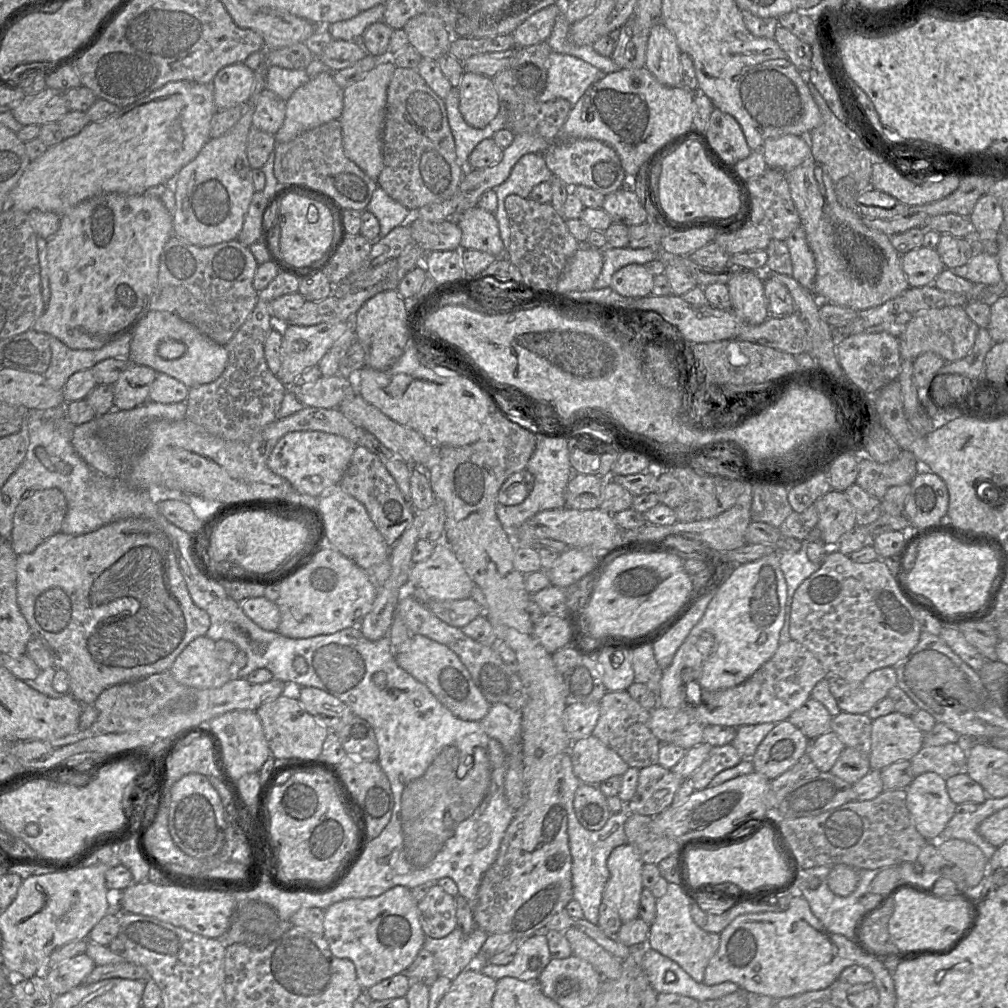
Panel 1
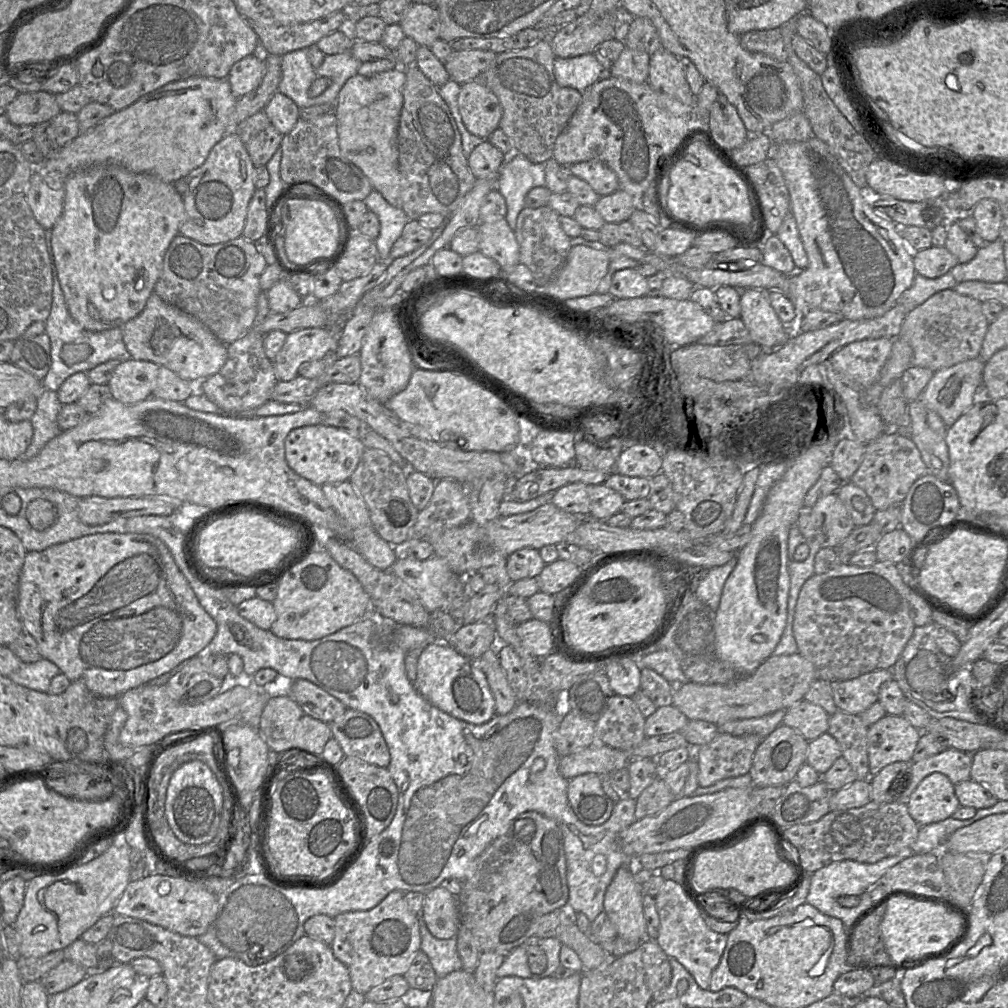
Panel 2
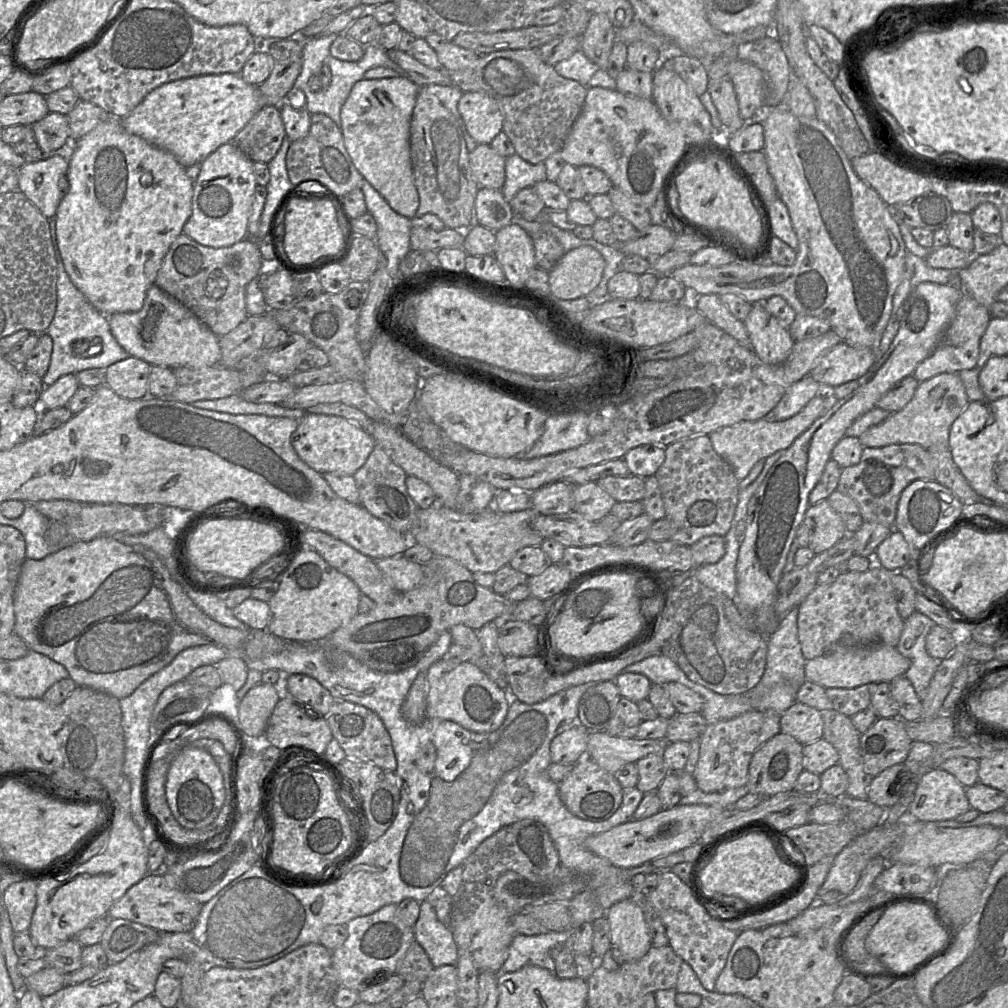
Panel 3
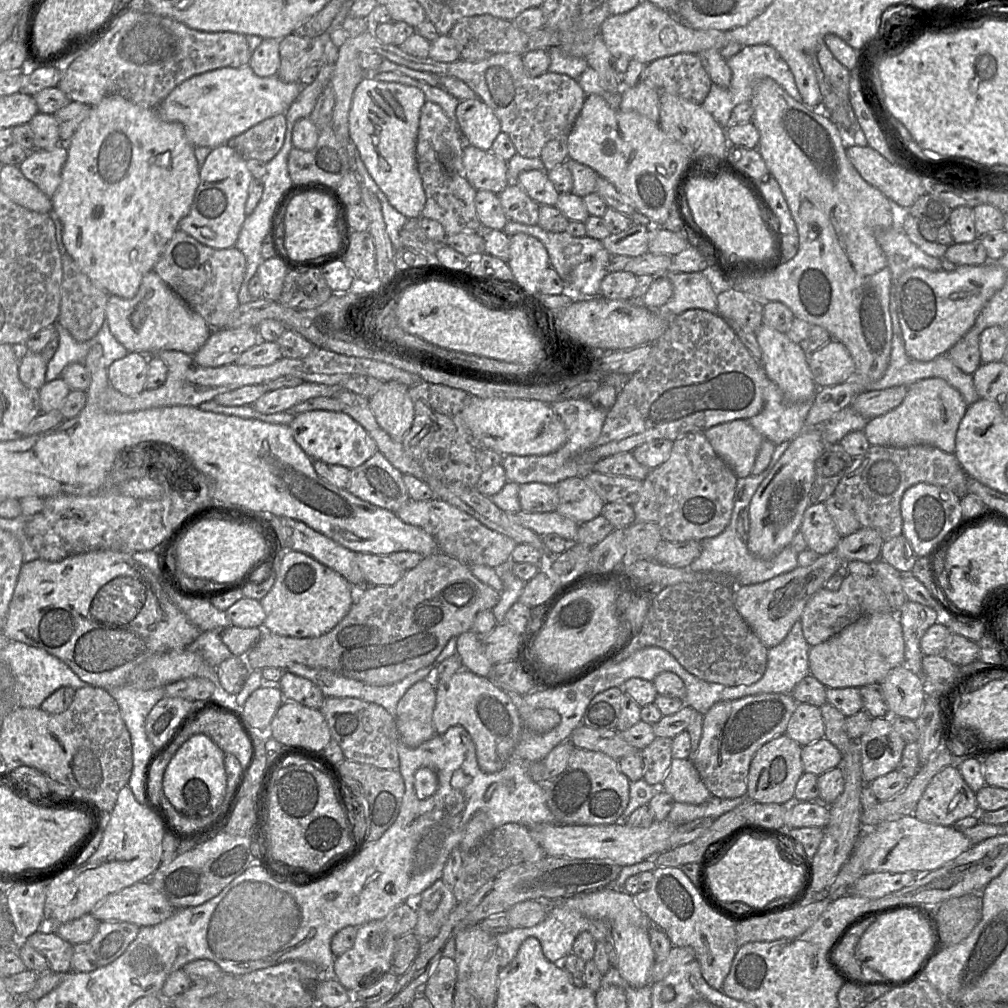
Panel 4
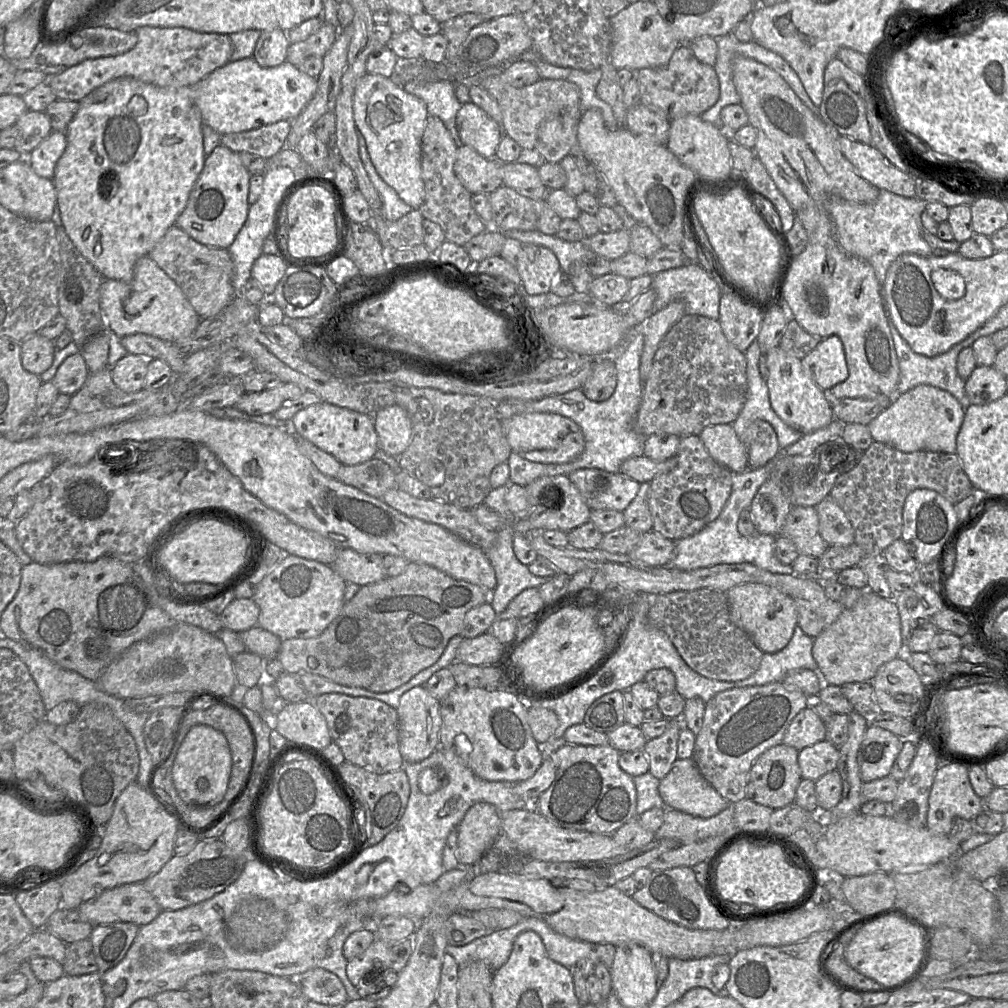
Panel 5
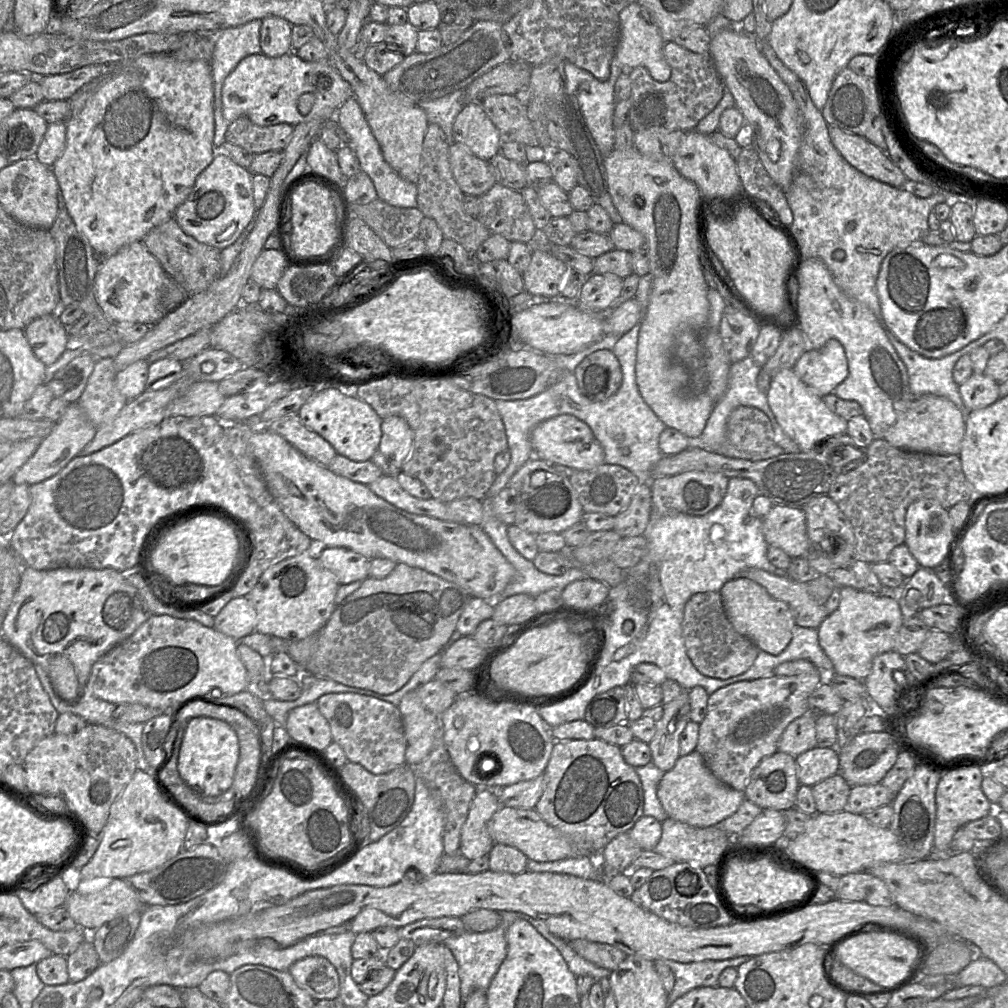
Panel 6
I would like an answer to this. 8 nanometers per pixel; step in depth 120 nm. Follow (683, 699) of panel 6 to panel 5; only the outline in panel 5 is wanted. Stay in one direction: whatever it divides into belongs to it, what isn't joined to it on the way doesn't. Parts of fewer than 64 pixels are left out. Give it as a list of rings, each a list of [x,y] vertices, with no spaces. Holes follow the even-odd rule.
[[[669,720],[665,732],[657,738],[647,740],[643,751],[648,758],[649,770],[658,780],[663,779],[671,770],[672,764],[677,758],[677,746],[682,722]]]

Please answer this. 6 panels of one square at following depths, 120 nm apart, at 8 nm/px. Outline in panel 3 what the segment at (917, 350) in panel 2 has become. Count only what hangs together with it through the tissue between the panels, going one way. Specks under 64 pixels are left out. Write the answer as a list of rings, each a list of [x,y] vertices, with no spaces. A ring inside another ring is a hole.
[[[964,294],[955,308],[955,315],[934,351],[915,369],[913,376],[919,381],[926,381],[942,373],[958,373],[961,370],[976,368],[980,340],[991,320],[989,309],[981,305],[970,295]]]

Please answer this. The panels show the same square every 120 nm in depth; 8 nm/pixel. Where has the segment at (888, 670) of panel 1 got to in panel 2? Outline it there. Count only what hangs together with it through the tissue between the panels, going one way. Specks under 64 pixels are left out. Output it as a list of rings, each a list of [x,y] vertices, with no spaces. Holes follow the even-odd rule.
[[[878,669],[851,680],[831,682],[833,700],[839,711],[860,715],[878,702],[880,687],[891,679],[891,669]]]

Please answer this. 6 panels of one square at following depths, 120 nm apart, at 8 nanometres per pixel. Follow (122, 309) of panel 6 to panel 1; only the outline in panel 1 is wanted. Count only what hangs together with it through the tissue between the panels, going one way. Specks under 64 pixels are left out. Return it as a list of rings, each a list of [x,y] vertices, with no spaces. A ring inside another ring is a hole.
[[[147,311],[132,328],[129,360],[147,366],[182,382],[187,388],[215,381],[225,370],[228,351],[177,315],[164,311]]]

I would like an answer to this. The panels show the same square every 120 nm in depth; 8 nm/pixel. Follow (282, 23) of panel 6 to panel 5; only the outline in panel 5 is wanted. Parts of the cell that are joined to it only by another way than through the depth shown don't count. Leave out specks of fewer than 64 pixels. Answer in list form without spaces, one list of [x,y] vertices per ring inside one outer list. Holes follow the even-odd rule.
[[[282,29],[262,31],[252,57],[262,67],[276,67],[286,61],[289,45],[287,31]]]

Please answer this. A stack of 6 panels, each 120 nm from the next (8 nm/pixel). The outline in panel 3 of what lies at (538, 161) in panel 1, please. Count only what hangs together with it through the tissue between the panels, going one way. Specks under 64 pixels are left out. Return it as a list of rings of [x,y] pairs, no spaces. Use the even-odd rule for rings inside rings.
[[[515,153],[505,160],[505,182],[501,192],[510,203],[520,190],[533,187],[546,178],[544,162],[531,164]]]

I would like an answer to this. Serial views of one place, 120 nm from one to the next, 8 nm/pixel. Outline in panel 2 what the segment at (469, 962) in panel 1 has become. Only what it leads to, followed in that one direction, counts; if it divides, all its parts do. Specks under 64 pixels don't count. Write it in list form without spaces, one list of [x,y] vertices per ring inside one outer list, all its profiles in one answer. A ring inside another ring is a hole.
[[[418,914],[421,944],[420,950],[429,958],[437,978],[462,969],[461,959],[457,951],[457,937],[437,939],[429,932],[423,918]]]

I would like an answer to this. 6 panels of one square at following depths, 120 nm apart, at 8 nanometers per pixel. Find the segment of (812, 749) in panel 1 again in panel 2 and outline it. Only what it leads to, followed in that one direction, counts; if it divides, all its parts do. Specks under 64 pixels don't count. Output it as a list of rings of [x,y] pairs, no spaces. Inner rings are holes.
[[[828,732],[808,742],[806,763],[822,776],[842,756],[840,745]]]

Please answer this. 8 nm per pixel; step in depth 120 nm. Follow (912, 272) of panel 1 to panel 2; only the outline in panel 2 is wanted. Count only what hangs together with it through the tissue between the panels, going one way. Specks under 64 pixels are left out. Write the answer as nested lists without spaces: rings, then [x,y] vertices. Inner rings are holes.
[[[944,246],[919,250],[913,257],[917,274],[934,279],[945,275],[959,262]]]

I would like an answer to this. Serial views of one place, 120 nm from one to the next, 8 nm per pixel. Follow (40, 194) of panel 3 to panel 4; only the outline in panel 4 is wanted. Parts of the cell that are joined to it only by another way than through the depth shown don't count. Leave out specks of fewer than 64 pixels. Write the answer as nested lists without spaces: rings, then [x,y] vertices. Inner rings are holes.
[[[59,143],[51,150],[29,151],[19,167],[28,180],[52,198],[61,184],[62,169],[67,158],[67,145]]]

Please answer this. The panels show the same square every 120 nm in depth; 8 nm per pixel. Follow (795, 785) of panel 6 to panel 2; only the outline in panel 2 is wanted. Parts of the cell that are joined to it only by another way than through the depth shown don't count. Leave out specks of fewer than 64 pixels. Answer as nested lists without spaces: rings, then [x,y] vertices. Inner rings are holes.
[[[781,724],[761,740],[756,749],[749,774],[754,787],[782,786],[795,780],[801,767],[807,762],[809,742],[796,730]]]

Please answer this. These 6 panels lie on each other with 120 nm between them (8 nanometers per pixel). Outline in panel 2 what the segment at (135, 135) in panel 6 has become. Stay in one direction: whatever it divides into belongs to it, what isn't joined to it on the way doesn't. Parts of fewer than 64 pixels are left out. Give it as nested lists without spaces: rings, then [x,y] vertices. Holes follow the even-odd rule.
[[[97,164],[74,172],[66,179],[65,191],[64,209],[52,229],[51,244],[67,309],[72,318],[86,330],[100,332],[121,328],[144,309],[149,296],[154,292],[154,287],[162,272],[165,253],[174,237],[179,234],[180,225],[184,221],[183,197],[172,183],[166,183],[154,175],[131,172],[116,164]]]

